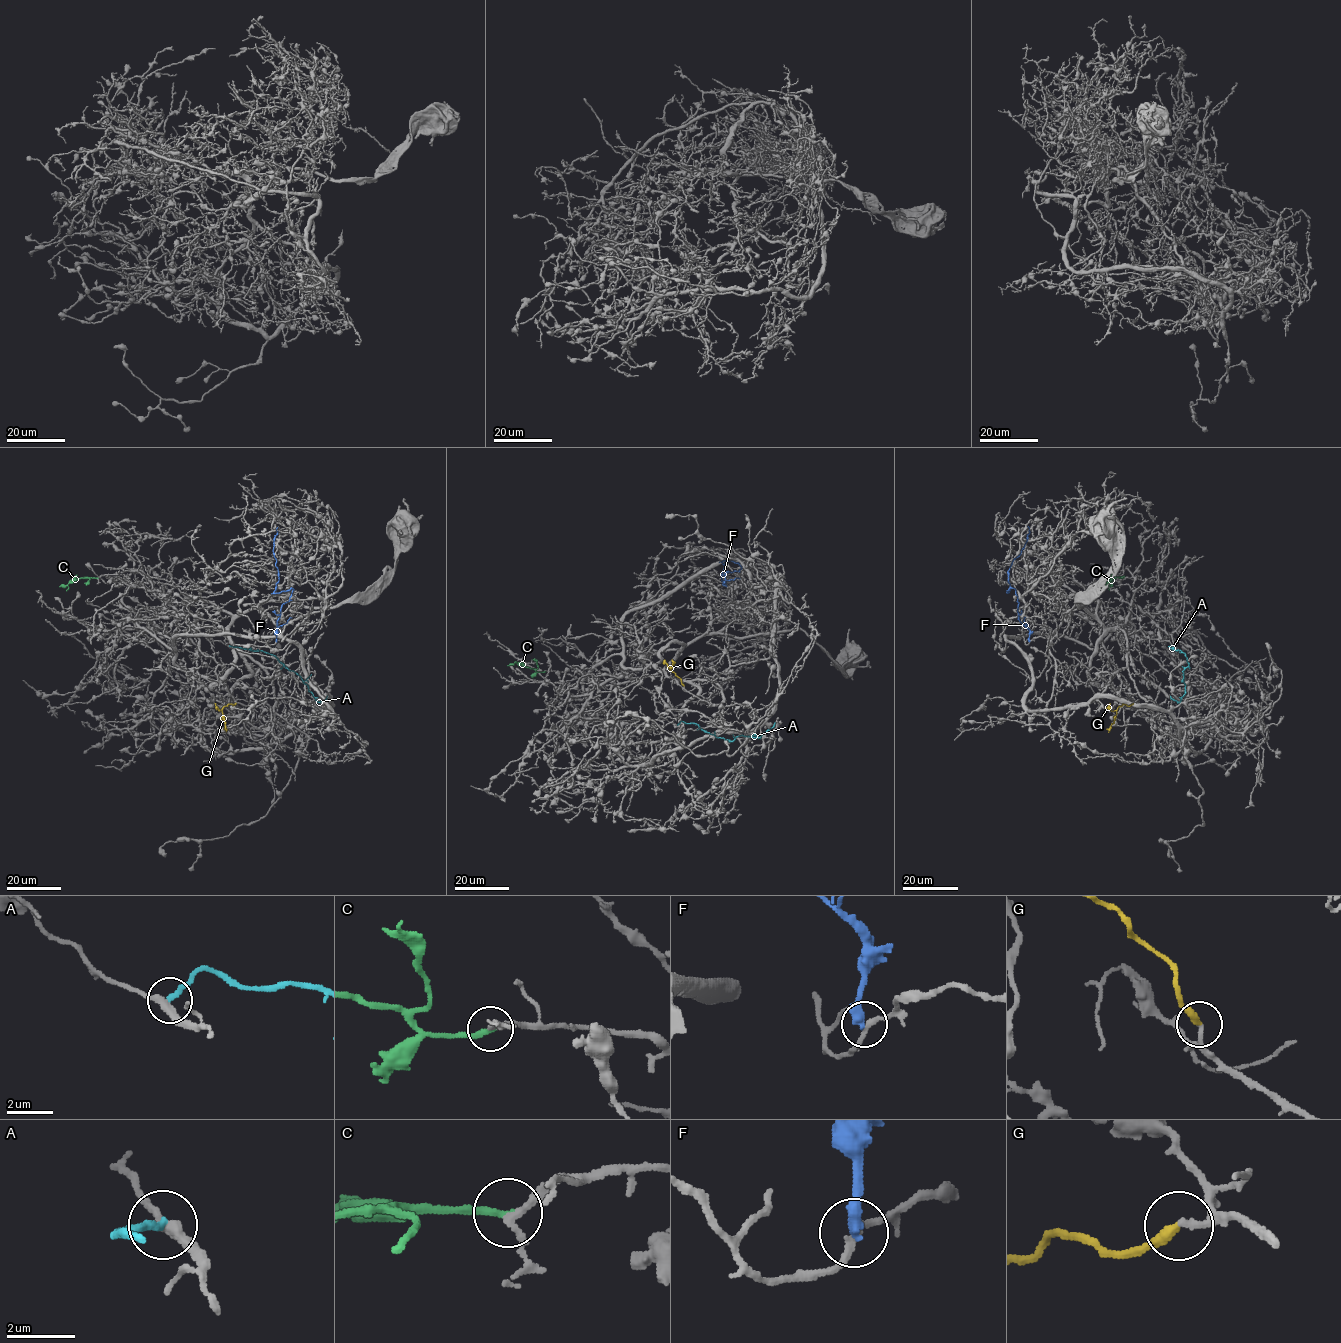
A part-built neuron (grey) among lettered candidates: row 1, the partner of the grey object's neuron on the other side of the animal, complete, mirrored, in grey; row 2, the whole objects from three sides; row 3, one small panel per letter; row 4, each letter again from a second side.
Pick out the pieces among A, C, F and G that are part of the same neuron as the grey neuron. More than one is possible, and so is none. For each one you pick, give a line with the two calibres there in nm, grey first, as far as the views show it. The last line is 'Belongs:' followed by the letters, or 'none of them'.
C: Thickness 190 nm (grey) against 220 nm
G: Thickness 150 nm (grey) against 320 nm
Belongs: C, G

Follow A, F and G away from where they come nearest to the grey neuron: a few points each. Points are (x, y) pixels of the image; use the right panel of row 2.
A: (1172, 646), (1183, 652), (1188, 666), (1182, 671), (1185, 692), (1179, 701), (1170, 696)
F: (1029, 641), (1029, 630), (1018, 615), (1015, 590), (1007, 591), (1010, 589), (1008, 570), (1026, 541), (1028, 526)
G: (1133, 703), (1122, 704), (1116, 709), (1108, 732)

